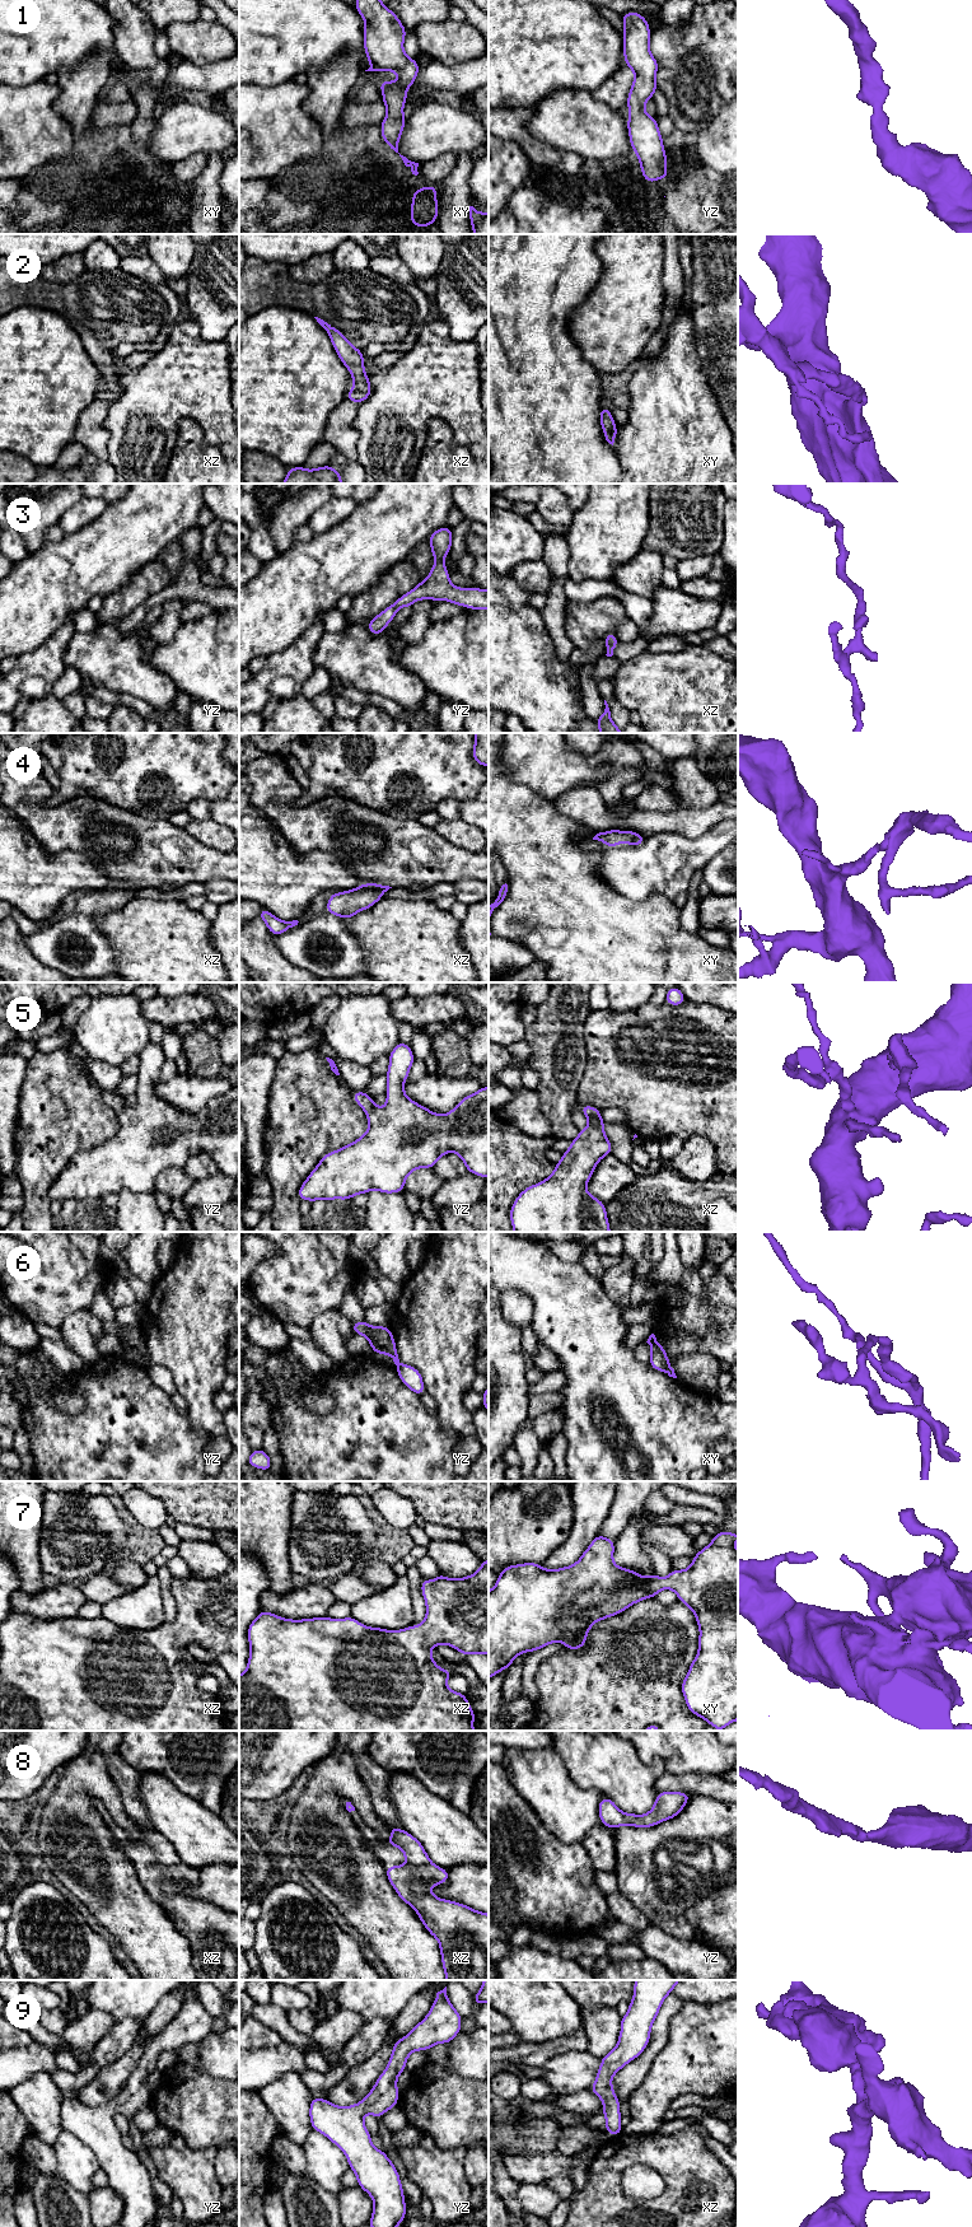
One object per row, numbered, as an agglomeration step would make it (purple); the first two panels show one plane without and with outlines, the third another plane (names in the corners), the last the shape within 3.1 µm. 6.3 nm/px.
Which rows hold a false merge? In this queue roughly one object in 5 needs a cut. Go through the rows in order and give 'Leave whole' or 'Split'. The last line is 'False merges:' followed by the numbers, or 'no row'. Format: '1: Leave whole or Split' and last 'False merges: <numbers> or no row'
1: Leave whole
2: Leave whole
3: Leave whole
4: Leave whole
5: Leave whole
6: Split
7: Leave whole
8: Leave whole
9: Leave whole
False merges: 6

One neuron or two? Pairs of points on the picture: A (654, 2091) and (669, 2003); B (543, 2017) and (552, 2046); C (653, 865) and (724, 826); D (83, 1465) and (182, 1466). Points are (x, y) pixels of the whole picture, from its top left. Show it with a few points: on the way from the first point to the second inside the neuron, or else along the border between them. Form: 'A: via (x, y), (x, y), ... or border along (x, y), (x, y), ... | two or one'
A: border along (671, 2021), (667, 2044), (655, 2057), (645, 2074) | two
B: border along (579, 2030), (542, 2043), (522, 2043) | two
C: via (671, 860), (691, 855), (706, 844) | one
D: via (107, 1465), (158, 1465) | one

